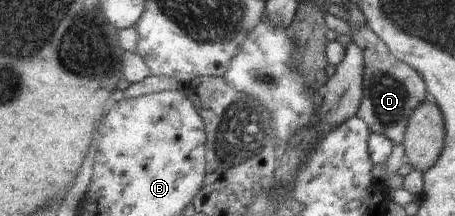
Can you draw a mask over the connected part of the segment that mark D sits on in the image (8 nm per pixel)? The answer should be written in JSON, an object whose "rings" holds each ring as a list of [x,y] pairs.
{"rings":[[[366,22],[358,30],[350,29],[350,32],[352,41],[362,48],[365,61],[365,92],[357,117],[369,125],[372,134],[384,134],[393,145],[401,145],[412,112],[431,98],[425,92],[423,78],[416,69],[397,60],[389,52],[388,44]]]}

